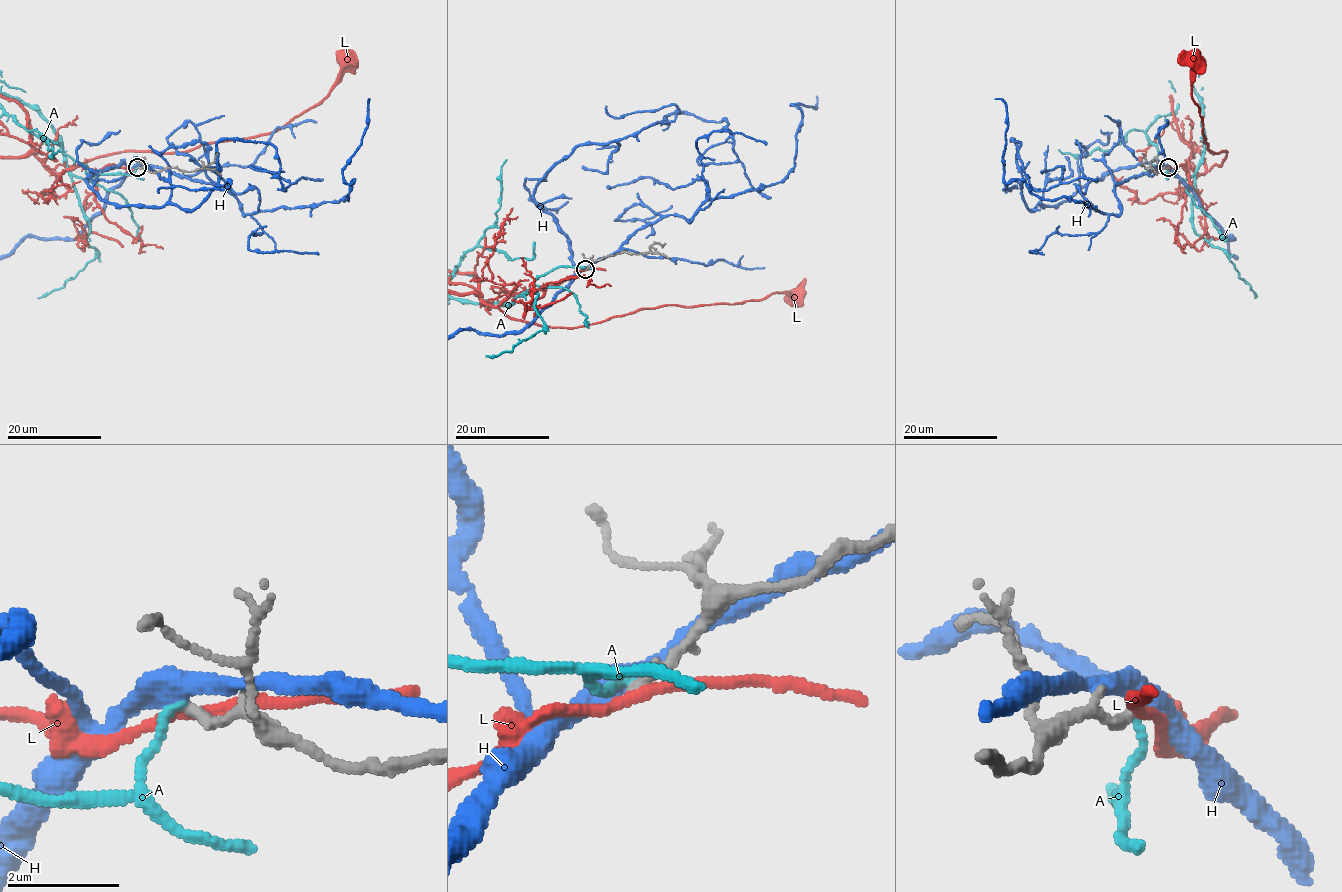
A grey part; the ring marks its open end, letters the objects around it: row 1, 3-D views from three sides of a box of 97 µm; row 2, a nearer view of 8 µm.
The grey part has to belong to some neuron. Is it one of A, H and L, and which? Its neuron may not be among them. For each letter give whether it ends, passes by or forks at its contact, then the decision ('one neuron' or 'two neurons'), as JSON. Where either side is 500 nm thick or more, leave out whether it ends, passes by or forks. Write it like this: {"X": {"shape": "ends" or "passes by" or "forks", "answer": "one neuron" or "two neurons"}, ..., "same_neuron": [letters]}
{"A": {"shape": "ends", "answer": "two neurons"}, "H": {"shape": "passes by", "answer": "two neurons"}, "L": {"shape": "passes by", "answer": "two neurons"}, "same_neuron": []}

